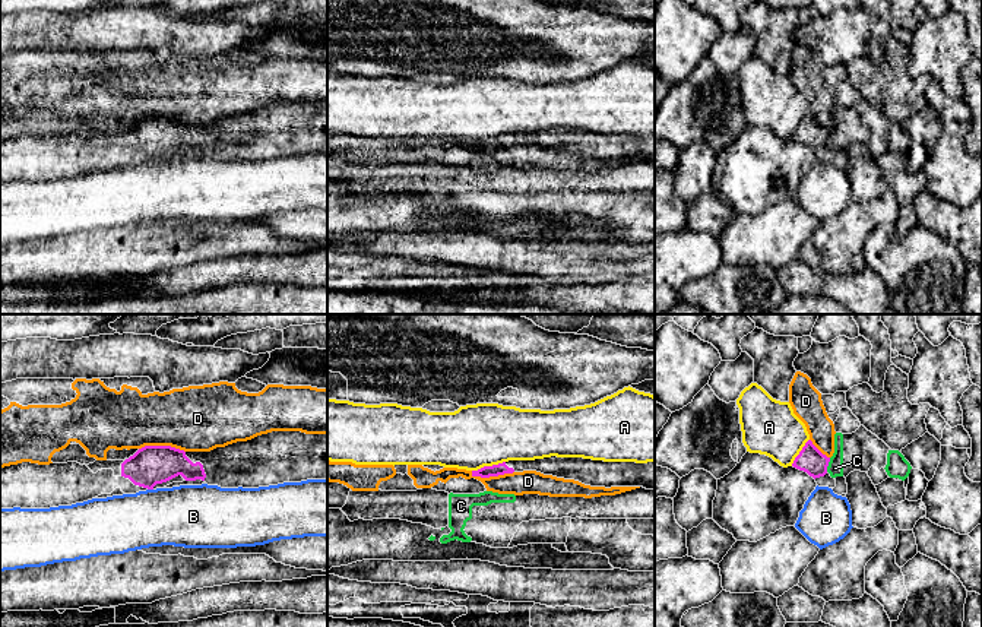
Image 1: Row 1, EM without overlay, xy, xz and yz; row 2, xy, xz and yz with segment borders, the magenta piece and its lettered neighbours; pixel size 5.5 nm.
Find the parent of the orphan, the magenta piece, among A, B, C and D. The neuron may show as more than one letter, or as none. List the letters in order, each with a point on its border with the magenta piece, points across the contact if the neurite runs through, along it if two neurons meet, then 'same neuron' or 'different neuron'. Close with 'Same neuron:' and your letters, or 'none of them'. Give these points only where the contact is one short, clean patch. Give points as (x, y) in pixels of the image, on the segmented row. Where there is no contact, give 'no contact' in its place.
A: meets magenta in xz at (488, 466); border along xz (504, 461), (472, 471); different neuron
B: meets magenta in xy at (151, 488); different neuron
C: meets magenta in yz at (827, 465); border along yz (830, 458), (826, 471); different neuron
D: meets magenta in xz at (491, 475); border along xz (513, 471), (488, 477), (471, 475); different neuron
Same neuron: none of them

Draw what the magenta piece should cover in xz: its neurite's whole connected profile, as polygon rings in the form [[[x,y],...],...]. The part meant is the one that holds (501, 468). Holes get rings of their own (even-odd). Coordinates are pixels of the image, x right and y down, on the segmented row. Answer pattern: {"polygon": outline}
{"polygon": [[[544,457],[535,460],[509,460],[472,471],[472,476],[490,478],[504,474],[536,471],[590,487],[643,487],[655,490],[655,462],[604,462],[583,457]]]}

